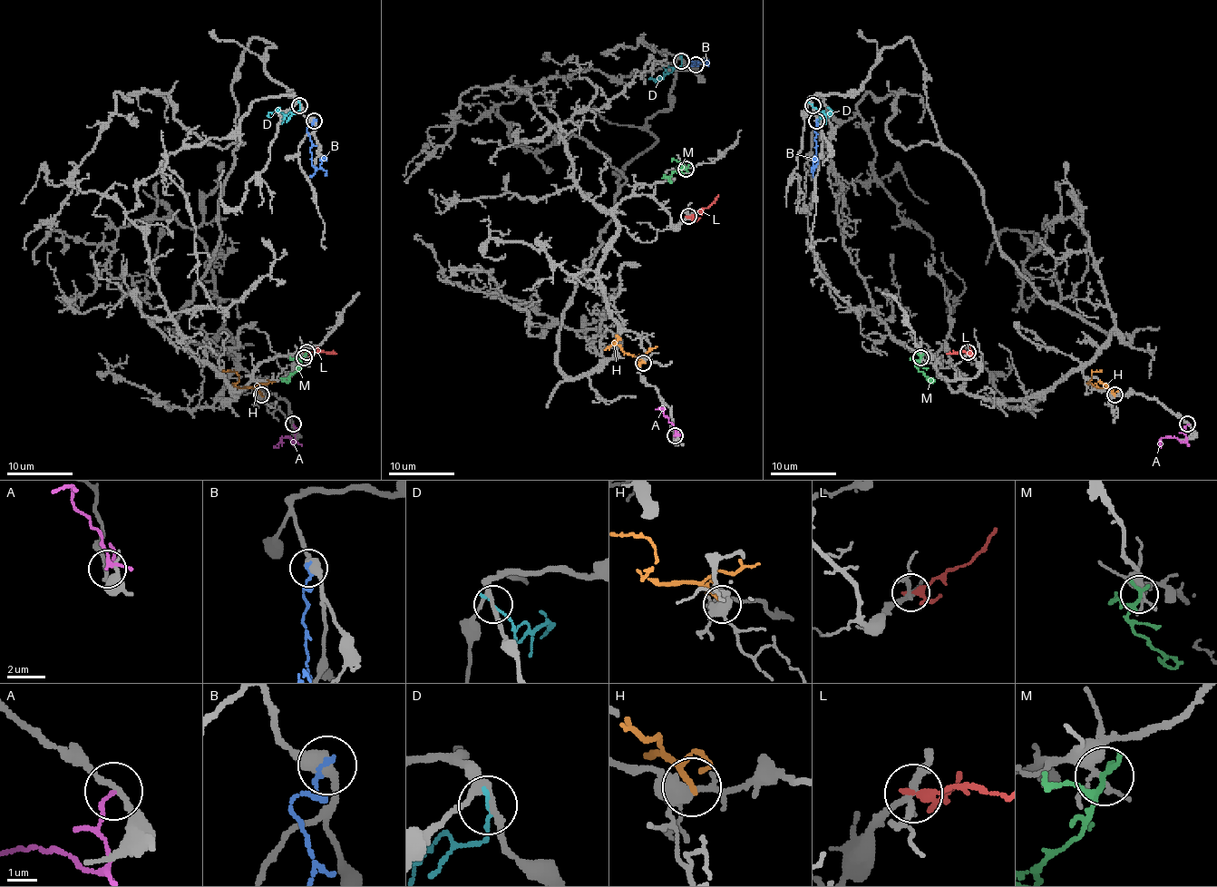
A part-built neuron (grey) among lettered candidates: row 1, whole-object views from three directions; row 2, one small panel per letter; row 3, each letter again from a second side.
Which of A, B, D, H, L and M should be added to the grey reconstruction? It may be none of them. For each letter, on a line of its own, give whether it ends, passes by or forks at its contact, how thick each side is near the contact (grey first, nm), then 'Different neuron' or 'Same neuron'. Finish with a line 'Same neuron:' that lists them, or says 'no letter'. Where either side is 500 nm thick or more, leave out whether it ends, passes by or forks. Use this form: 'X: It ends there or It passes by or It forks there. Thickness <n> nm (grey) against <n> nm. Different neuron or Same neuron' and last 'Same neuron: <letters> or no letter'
A: It ends there. Thickness 180 nm (grey) against 110 nm. Different neuron
B: It ends there. Thickness 440 nm (grey) against 160 nm. Different neuron
D: It ends there. Thickness 200 nm (grey) against 140 nm. Different neuron
H: It ends there. Thickness 400 nm (grey) against 200 nm. Different neuron
L: It forks there. Thickness 200 nm (grey) against 190 nm. Different neuron
M: It passes by. Thickness 240 nm (grey) against 190 nm. Different neuron
Same neuron: no letter

